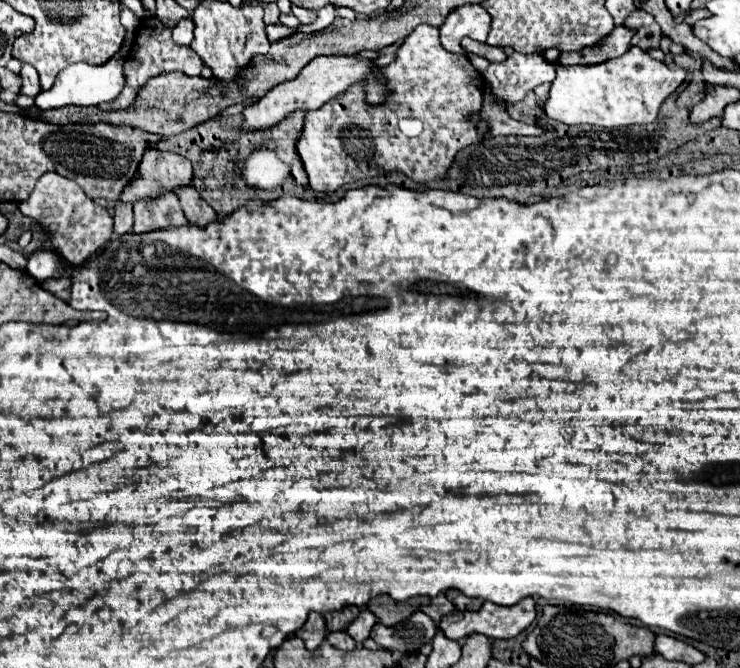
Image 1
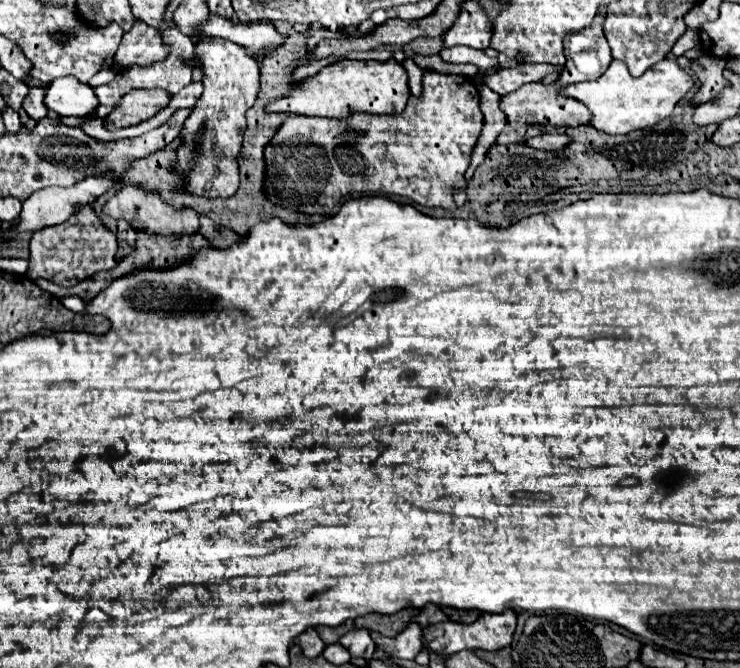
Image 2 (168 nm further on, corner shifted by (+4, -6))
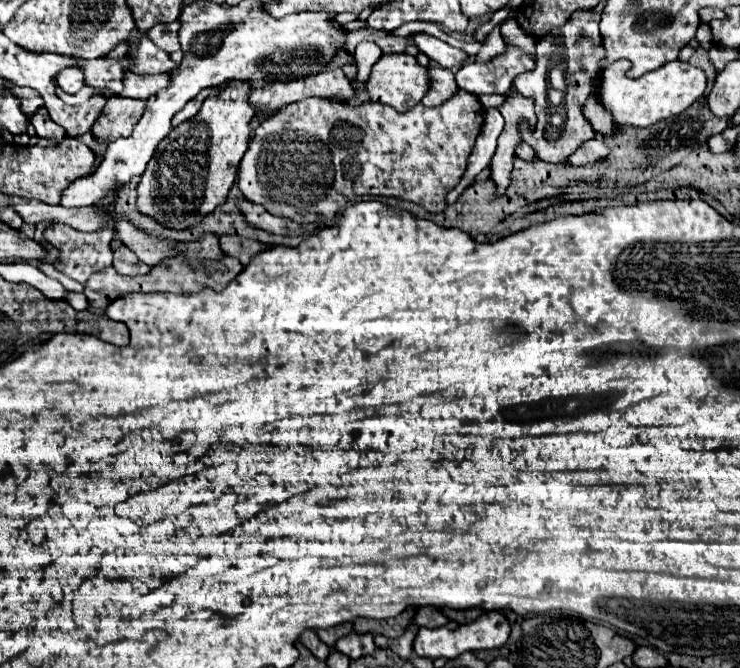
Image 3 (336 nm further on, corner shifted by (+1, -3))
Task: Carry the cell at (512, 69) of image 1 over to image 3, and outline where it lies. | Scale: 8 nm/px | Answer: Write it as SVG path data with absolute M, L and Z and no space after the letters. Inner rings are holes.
M487 109L485 111L485 125L477 137L477 143L469 155L469 163L467 163L467 171L461 179L461 183L457 185L457 189L453 189L449 195L447 195L447 201L449 203L455 203L457 197L475 181L475 177L491 163L491 157L497 149L497 139L503 131L503 117L497 109Z

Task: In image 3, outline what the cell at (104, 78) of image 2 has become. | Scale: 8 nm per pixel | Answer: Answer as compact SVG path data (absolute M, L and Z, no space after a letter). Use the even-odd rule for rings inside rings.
M55 79L53 80L53 83L55 85L56 92L59 98L69 105L81 104L83 102L89 101L94 91L92 87L85 85L80 90L80 92L76 93L75 95L71 95L68 93L64 93Z

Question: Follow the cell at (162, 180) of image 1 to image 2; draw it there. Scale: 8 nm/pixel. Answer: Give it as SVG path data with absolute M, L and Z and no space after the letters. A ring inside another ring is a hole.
M126 186L126 188L118 190L114 196L110 196L102 204L102 212L116 220L126 220L130 228L144 230L148 234L196 234L200 230L198 214L194 210L184 208L184 210L176 212L168 204L162 204L162 200L156 194L152 194L140 186Z

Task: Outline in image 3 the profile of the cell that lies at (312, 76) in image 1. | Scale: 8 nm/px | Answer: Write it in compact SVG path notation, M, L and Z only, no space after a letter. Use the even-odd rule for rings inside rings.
M407 53L381 55L381 59L371 69L369 79L363 83L363 89L371 97L371 101L391 105L395 111L403 113L413 109L421 101L421 97L427 93L429 75L427 75L427 69L421 67L413 55L407 55Z

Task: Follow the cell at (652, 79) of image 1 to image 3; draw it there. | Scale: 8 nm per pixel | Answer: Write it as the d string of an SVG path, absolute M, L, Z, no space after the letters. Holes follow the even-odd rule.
M619 59L615 61L615 65L609 65L597 83L595 95L599 97L603 109L613 115L613 121L617 125L631 125L631 127L649 127L657 121L679 115L697 97L703 95L707 81L701 69L681 61L669 61L667 65L649 71L639 79L629 79L627 71L629 71L627 59Z

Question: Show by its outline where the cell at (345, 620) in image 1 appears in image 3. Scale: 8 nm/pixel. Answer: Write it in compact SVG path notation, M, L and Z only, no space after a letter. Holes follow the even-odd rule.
M343 623L343 625L331 627L331 629L319 629L319 631L315 631L315 633L319 635L319 639L321 639L325 645L329 645L329 647L333 649L333 645L337 643L337 639L345 637L345 635L351 633L351 631L353 631L353 623Z

